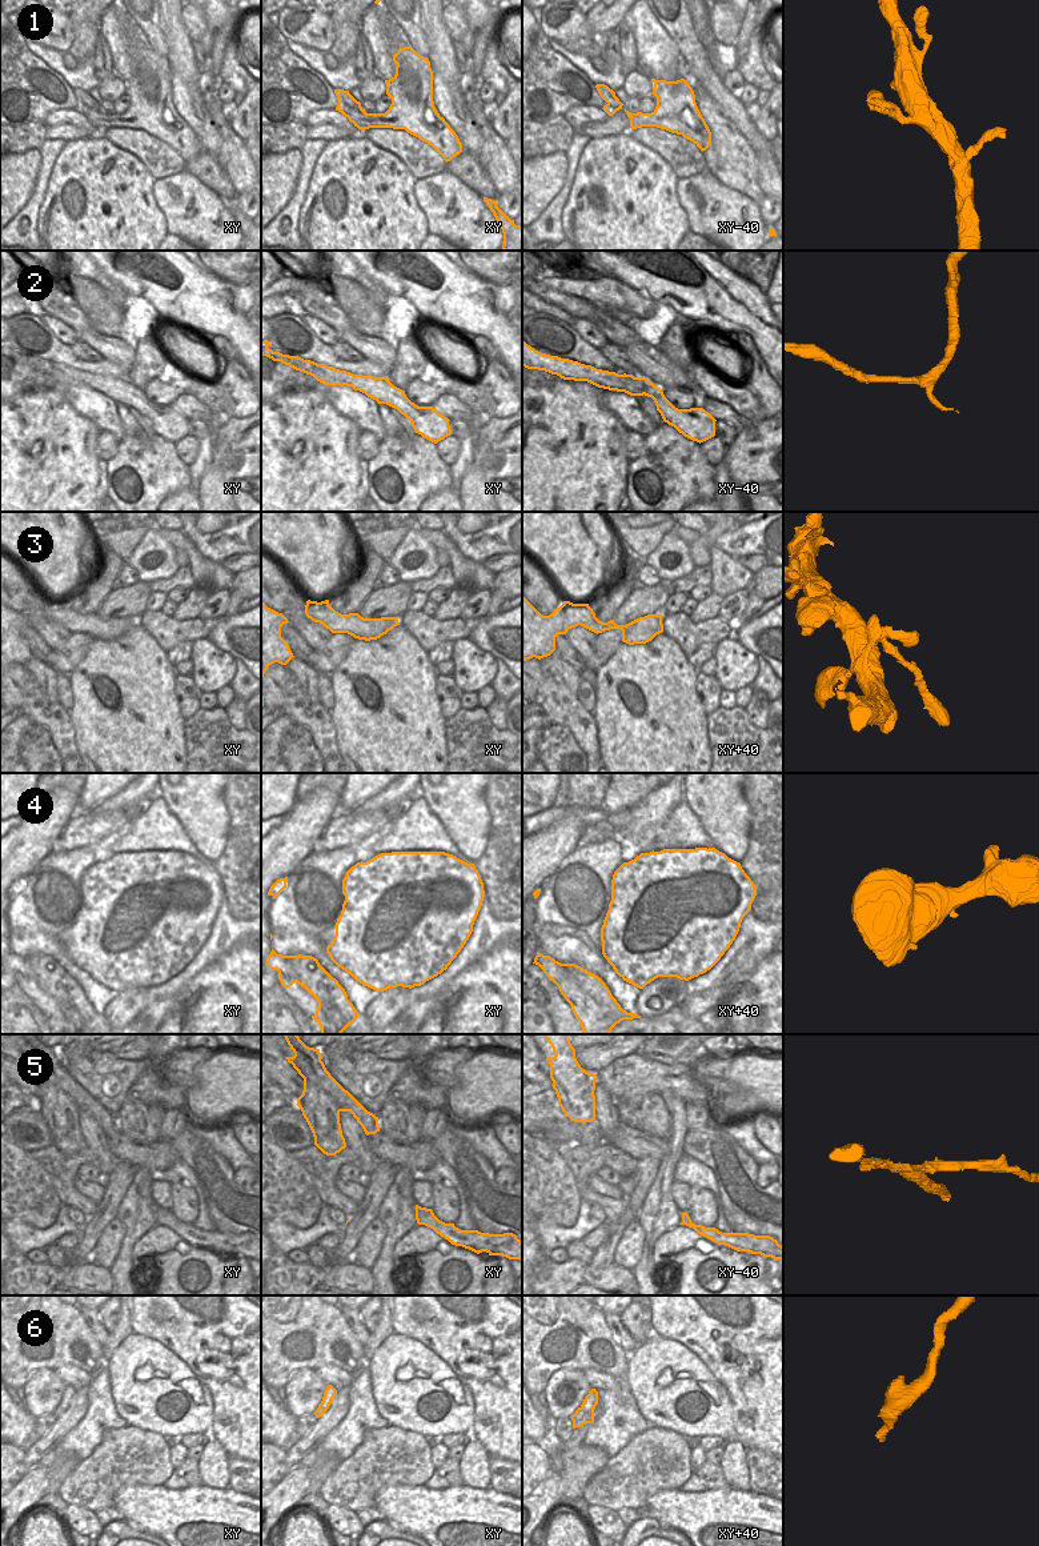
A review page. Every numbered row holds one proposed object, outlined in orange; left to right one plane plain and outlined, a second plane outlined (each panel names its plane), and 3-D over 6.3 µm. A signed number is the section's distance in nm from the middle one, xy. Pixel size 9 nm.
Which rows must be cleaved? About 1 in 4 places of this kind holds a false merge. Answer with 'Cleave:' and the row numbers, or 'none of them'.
Cleave: 4, 5

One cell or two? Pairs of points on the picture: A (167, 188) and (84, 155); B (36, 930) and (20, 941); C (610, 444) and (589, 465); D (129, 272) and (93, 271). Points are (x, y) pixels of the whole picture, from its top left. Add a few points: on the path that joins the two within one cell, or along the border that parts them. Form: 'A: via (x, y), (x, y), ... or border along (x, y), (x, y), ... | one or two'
A: border along (153, 180), (153, 197), (163, 212) | two
B: via (32, 930), (24, 937) | one
C: via (605, 449), (594, 460) | one
D: border along (96, 264), (101, 269) | two

